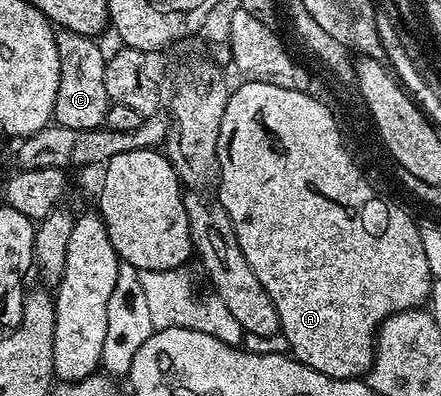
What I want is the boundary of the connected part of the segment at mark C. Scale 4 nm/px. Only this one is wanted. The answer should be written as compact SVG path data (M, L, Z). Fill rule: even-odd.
M56 30L57 57L59 58L59 84L55 102L54 122L69 129L93 130L105 124L109 100L105 93L105 65L108 56L89 35Z

